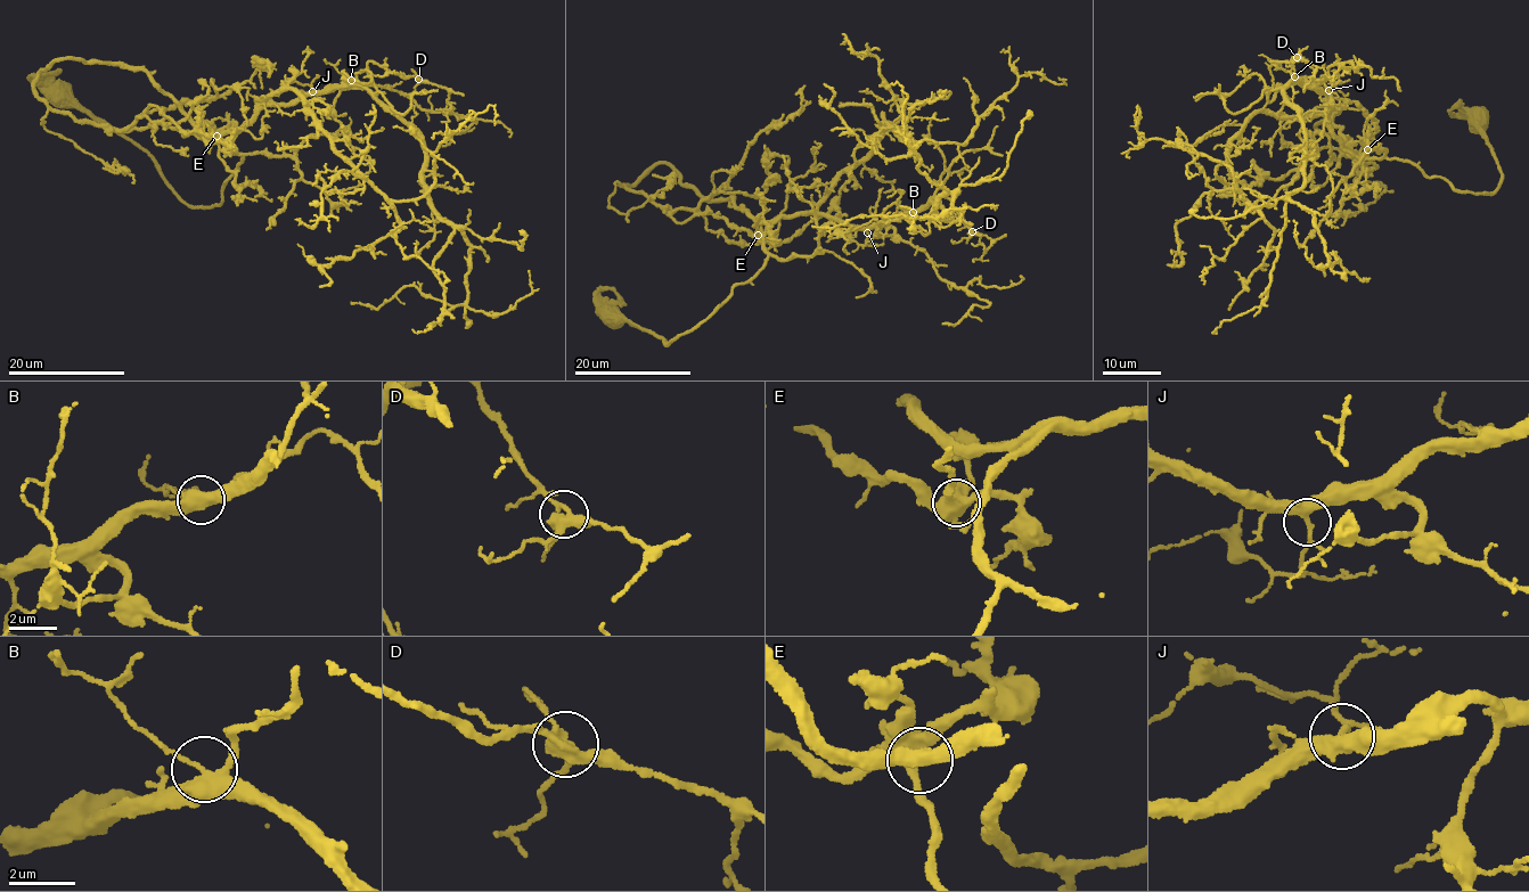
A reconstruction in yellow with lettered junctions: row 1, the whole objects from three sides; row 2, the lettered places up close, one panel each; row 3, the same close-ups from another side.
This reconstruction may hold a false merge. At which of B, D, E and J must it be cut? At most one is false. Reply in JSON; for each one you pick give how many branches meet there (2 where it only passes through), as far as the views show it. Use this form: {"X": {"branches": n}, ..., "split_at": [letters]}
{"split_at": []}

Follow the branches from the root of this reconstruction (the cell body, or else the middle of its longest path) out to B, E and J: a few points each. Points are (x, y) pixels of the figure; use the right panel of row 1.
B: (1479, 121), (1502, 176), (1490, 193), (1456, 190), (1411, 162), (1351, 154), (1325, 117), (1326, 96), (1294, 76)
E: (1479, 121), (1491, 193), (1349, 156), (1335, 112), (1316, 125), (1358, 172), (1376, 166), (1367, 149)
J: (1479, 121), (1502, 176), (1490, 193), (1456, 190), (1411, 162), (1351, 154), (1324, 114), (1329, 90)

